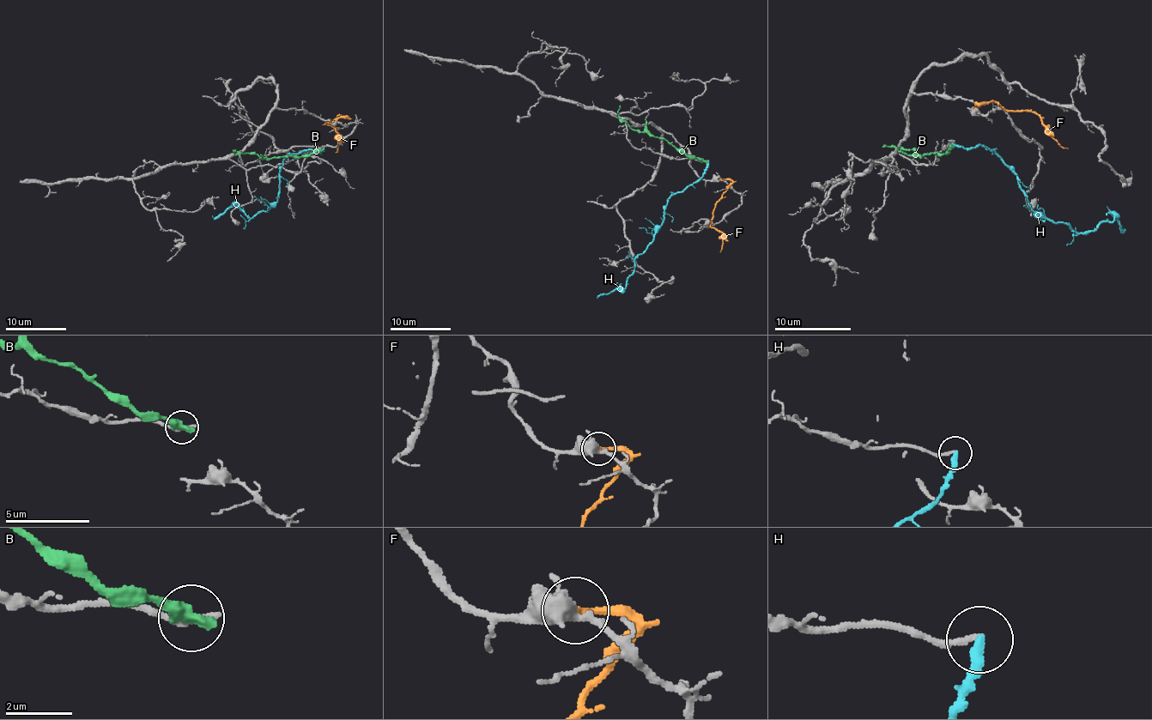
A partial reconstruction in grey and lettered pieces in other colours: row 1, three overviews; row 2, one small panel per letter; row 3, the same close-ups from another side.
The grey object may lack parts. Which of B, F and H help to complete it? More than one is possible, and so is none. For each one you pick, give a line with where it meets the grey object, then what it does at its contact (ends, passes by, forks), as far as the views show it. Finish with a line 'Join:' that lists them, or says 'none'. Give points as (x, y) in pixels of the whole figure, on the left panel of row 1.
Join: none

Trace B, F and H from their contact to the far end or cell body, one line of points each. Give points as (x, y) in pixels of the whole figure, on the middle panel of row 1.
B: (703, 161), (684, 155), (662, 138), (633, 130), (619, 117), (619, 105)
F: (721, 179), (729, 179), (730, 187), (717, 203), (711, 225), (721, 232), (723, 246), (719, 252)
H: (707, 161), (698, 179), (668, 199), (663, 222), (634, 260), (634, 272), (627, 280), (627, 286), (597, 296)

